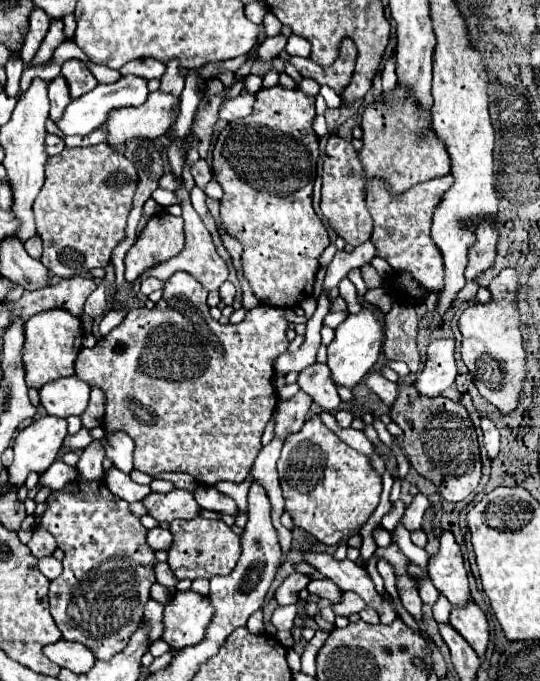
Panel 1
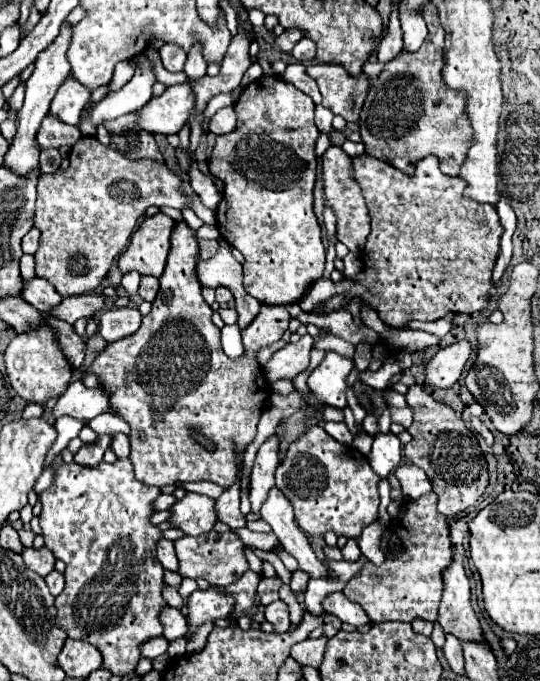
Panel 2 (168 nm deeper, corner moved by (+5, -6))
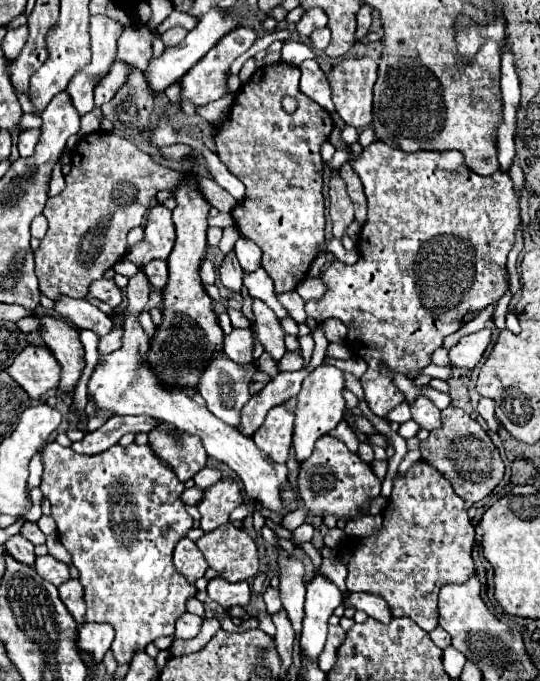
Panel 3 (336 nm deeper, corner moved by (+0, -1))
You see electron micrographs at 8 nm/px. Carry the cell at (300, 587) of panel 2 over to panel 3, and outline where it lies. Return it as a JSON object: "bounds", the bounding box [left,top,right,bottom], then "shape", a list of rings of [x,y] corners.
{"bounds":[320,558,349,597],"shape":[[[323,558],[320,566],[320,573],[326,575],[334,584],[341,590],[343,597],[349,594],[347,590],[345,579],[347,576],[347,567],[336,558]]]}

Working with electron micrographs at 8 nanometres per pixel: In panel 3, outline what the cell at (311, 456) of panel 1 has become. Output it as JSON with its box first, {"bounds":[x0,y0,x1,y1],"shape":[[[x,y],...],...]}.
{"bounds":[297,434,381,520],"shape":[[[323,434],[323,438],[315,442],[313,454],[299,466],[297,488],[311,516],[325,518],[331,514],[337,520],[353,520],[367,514],[367,508],[381,492],[381,480],[375,476],[373,468],[357,454],[351,454],[351,450],[343,446],[343,442],[339,442],[331,434]]]}

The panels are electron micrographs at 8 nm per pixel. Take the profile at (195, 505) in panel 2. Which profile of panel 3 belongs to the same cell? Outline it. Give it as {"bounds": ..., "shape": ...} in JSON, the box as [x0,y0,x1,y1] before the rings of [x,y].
{"bounds":[197,480,243,532],"shape":[[[219,480],[203,492],[197,504],[201,512],[201,530],[211,532],[229,520],[229,514],[243,504],[241,490],[233,480]]]}

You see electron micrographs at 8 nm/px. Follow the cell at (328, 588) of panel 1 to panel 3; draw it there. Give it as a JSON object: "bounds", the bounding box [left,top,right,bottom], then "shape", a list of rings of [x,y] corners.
{"bounds":[343,592,391,624],"shape":[[[349,592],[349,596],[343,598],[343,606],[345,608],[355,608],[355,610],[363,610],[367,616],[387,624],[391,620],[391,612],[389,606],[383,598],[375,596],[375,594],[367,594],[367,592]]]}

